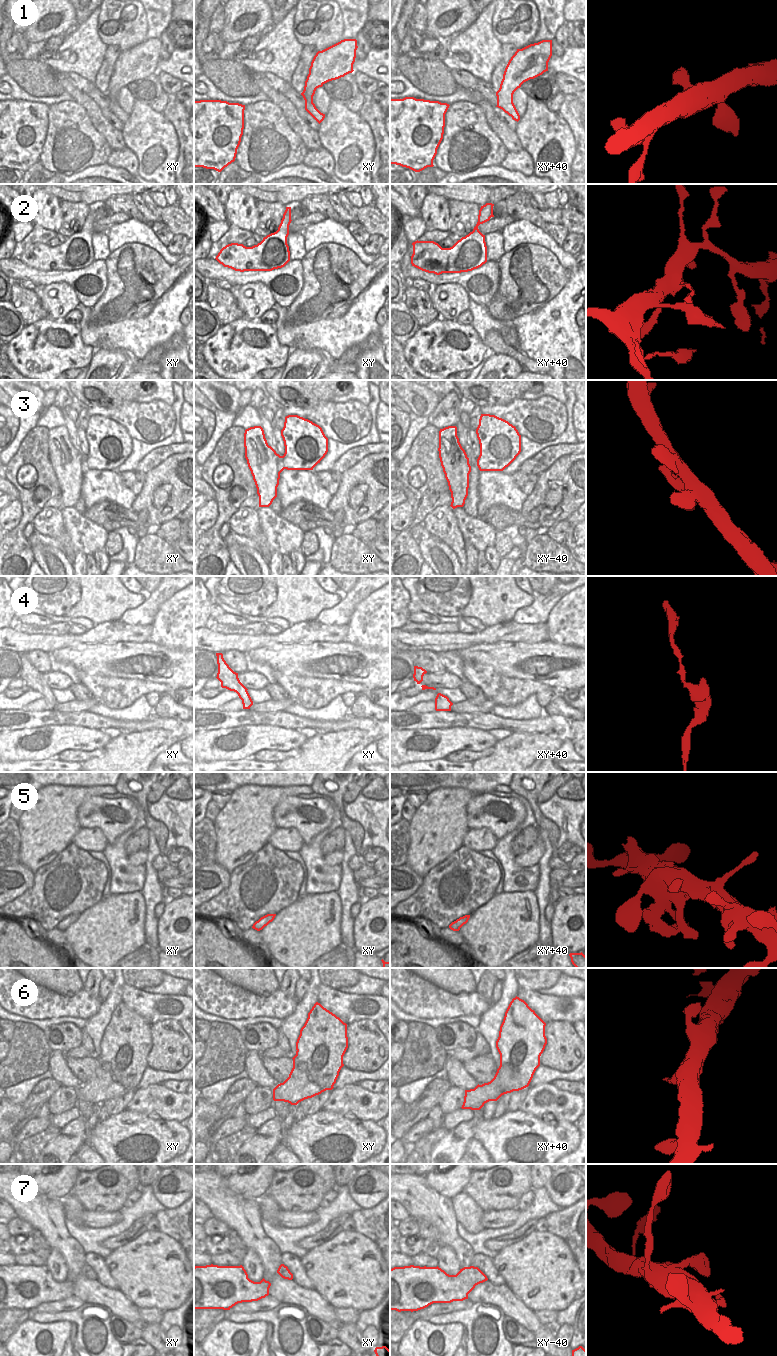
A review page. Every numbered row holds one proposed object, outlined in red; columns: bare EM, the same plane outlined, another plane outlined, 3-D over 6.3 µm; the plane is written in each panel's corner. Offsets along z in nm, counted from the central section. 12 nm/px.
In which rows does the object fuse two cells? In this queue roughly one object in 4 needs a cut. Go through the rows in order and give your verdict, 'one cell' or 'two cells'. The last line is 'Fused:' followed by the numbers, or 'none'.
1: one cell
2: one cell
3: one cell
4: one cell
5: one cell
6: one cell
7: one cell
Fused: none

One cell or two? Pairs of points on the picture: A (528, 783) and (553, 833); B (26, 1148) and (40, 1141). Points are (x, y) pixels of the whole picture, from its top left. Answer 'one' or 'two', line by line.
A: one
B: two

